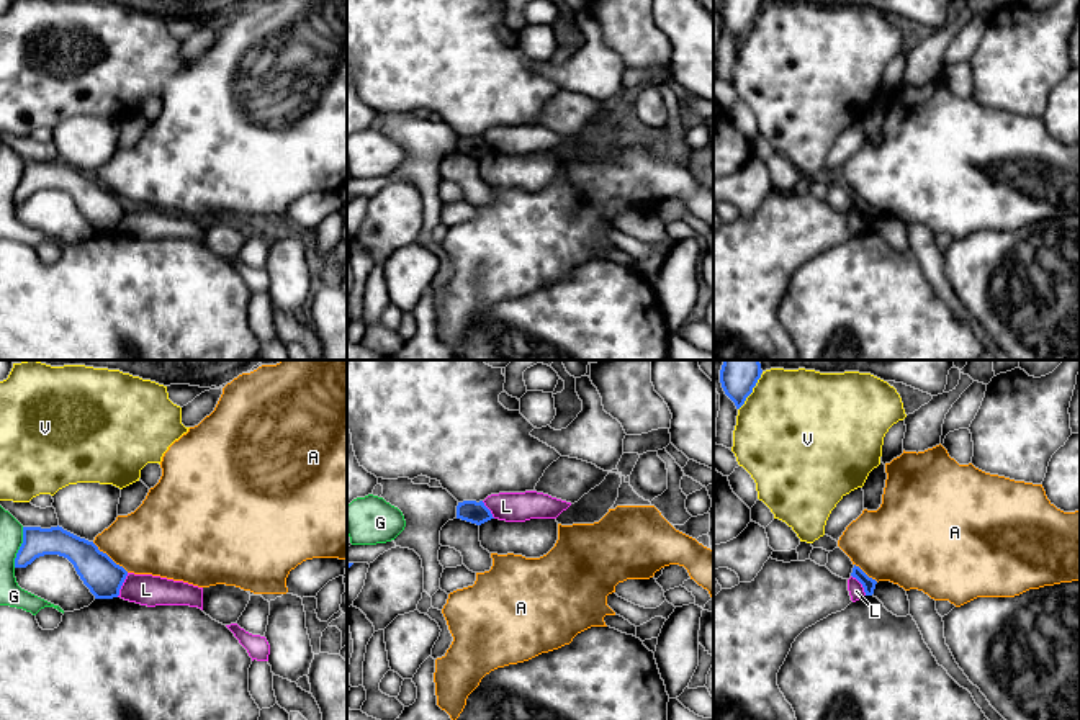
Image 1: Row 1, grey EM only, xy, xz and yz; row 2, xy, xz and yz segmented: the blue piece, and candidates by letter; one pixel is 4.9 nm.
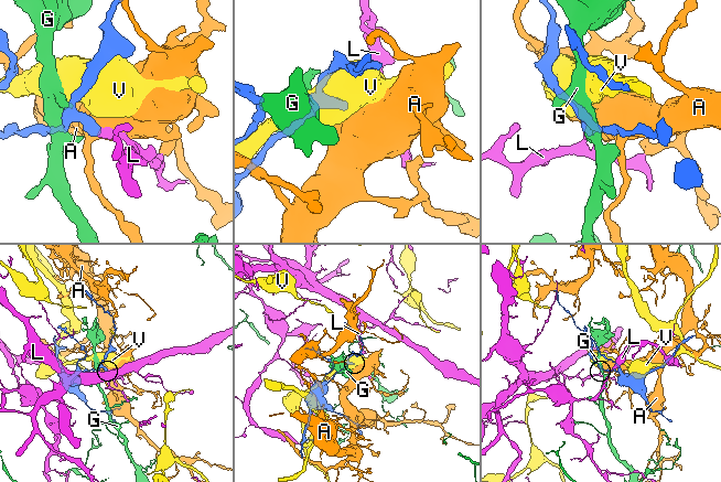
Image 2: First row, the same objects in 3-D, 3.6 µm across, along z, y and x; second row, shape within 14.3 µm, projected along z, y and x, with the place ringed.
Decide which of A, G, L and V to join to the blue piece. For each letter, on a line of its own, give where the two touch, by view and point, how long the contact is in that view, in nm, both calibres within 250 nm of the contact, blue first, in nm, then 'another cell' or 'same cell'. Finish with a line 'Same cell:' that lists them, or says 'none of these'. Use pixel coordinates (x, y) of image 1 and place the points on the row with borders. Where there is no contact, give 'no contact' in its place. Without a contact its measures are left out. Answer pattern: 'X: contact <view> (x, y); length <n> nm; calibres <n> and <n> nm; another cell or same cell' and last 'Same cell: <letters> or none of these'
A: contact xy (108, 557); length 240 nm; calibres 180 and 360 nm; another cell
G: contact xy (20, 547); length 200 nm; calibres 140 and 110 nm; another cell
L: contact xy (121, 584); length 130 nm; calibres 180 and 160 nm; another cell
V: contact yz (751, 391); length 200 nm; calibres 190 and 500 nm; another cell
Same cell: none of these

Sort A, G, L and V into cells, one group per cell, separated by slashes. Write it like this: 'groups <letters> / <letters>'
groups A / G / L / V

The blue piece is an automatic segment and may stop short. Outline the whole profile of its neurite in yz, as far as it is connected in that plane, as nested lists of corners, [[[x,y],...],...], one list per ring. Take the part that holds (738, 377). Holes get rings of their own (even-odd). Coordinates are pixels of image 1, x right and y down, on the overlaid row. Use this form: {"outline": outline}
{"outline": [[[723,360],[720,383],[725,394],[740,409],[761,378],[759,360]]]}

